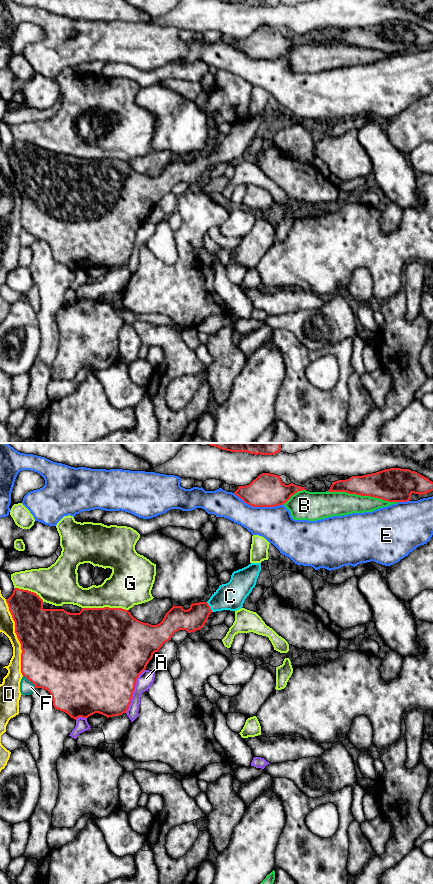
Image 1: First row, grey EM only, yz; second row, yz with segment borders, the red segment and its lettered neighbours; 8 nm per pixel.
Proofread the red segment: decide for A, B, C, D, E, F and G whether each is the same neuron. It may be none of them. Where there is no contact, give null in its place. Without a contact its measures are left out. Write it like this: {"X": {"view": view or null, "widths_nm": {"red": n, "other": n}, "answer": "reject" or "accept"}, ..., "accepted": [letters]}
{"A": {"view": "yz", "widths_nm": {"red": 500, "other": 120}, "answer": "reject"}, "B": {"view": "yz", "widths_nm": {"red": 260, "other": 190}, "answer": "reject"}, "C": {"view": "yz", "widths_nm": {"red": 190, "other": 220}, "answer": "accept"}, "D": {"view": "yz", "widths_nm": {"red": 460, "other": 130}, "answer": "reject"}, "E": {"view": "yz", "widths_nm": {"red": 280, "other": 280}, "answer": "reject"}, "F": {"view": "yz", "widths_nm": {"red": 500, "other": 110}, "answer": "reject"}, "G": {"view": "yz", "widths_nm": {"red": 500, "other": 320}, "answer": "reject"}, "accepted": ["C"]}

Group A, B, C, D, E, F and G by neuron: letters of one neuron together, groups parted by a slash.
A / B / C / D / E / F / G

